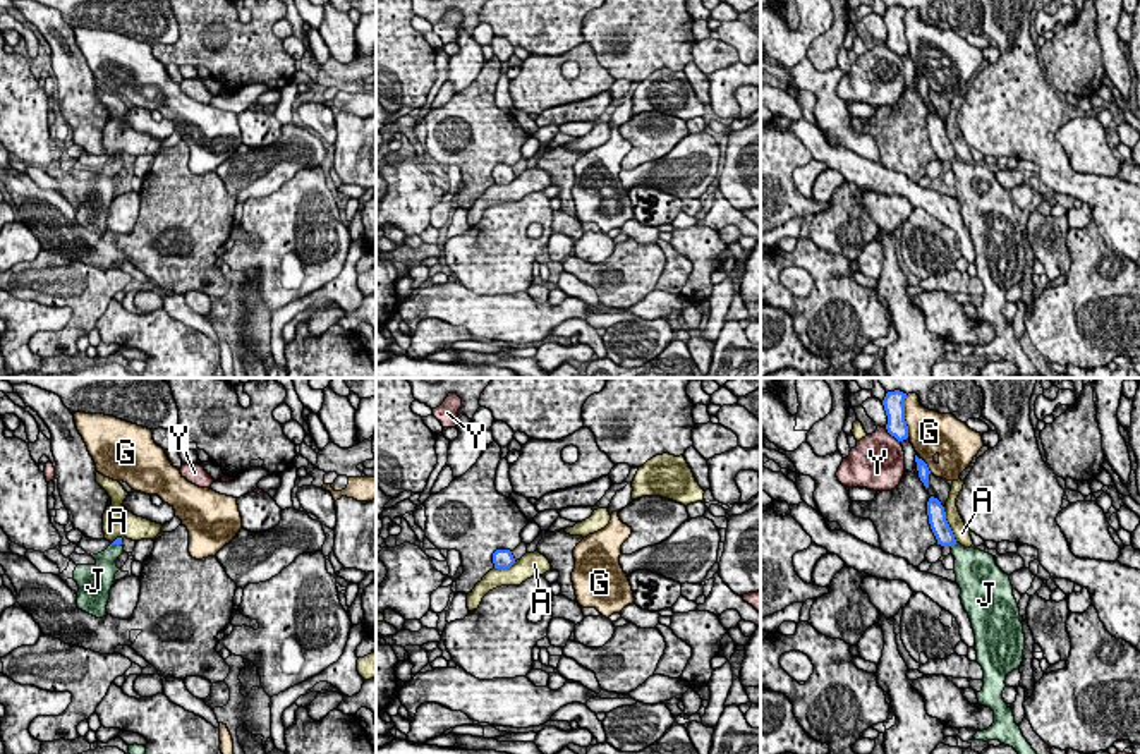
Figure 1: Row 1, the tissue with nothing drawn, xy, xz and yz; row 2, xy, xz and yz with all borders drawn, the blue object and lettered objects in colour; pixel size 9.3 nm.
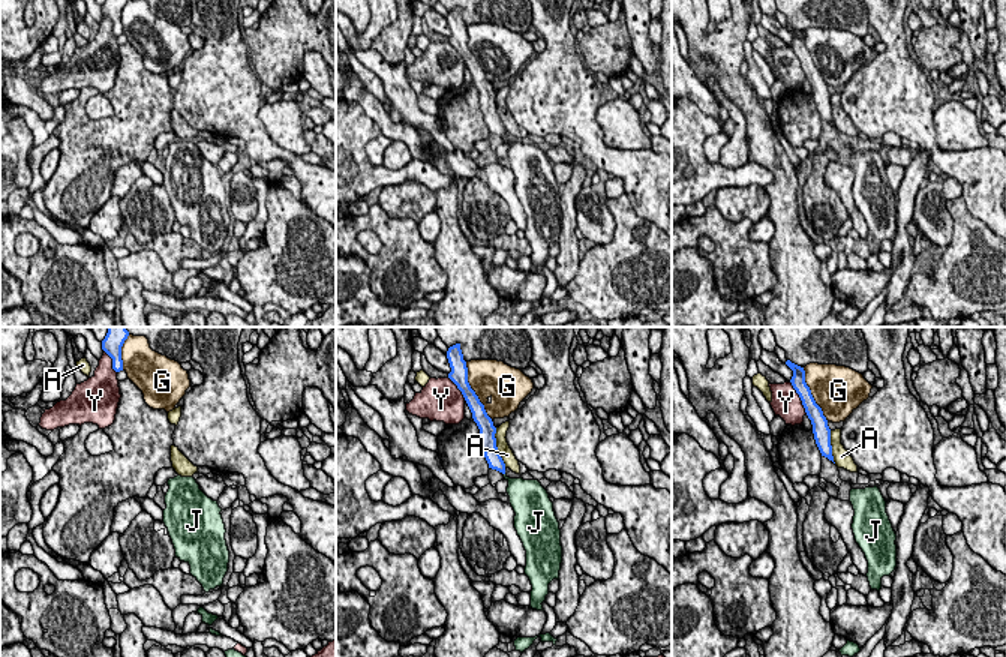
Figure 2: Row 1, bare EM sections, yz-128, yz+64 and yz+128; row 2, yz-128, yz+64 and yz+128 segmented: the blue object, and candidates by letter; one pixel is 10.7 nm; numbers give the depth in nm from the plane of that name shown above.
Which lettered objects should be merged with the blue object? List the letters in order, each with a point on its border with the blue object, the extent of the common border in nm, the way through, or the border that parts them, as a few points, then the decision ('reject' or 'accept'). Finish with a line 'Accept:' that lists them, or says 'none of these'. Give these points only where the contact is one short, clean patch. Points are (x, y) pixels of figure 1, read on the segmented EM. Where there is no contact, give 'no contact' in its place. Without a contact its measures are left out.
A: contact yz (948, 524); length 360 nm; reject
G: contact yz (903, 416); length 400 nm; reject
J: contact yz (953, 545); length 80 nm; way yz (939, 526), (953, 545), (970, 565); accept
Y: contact yz (893, 435); length 200 nm; reject
Accept: J

